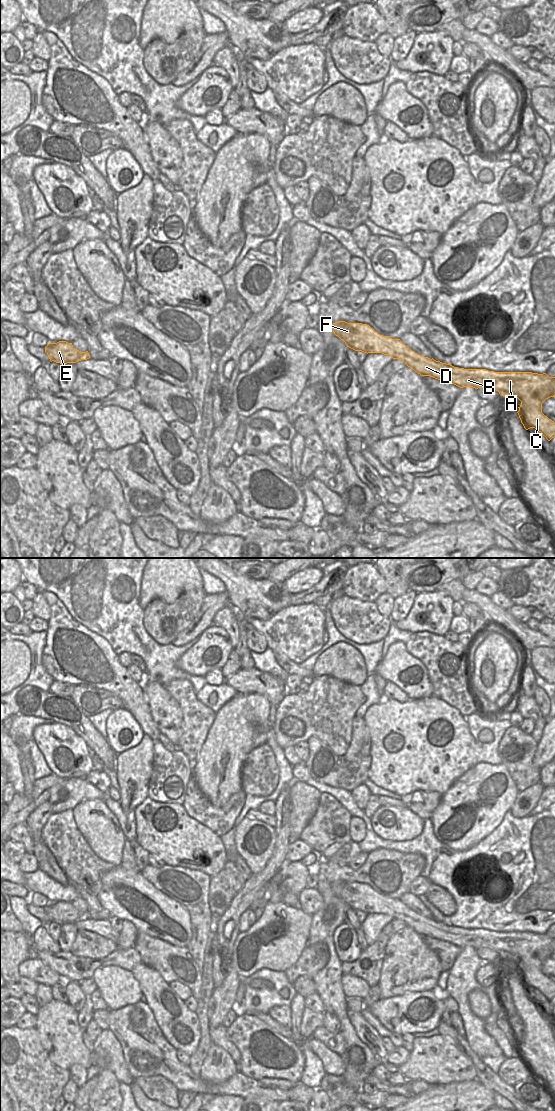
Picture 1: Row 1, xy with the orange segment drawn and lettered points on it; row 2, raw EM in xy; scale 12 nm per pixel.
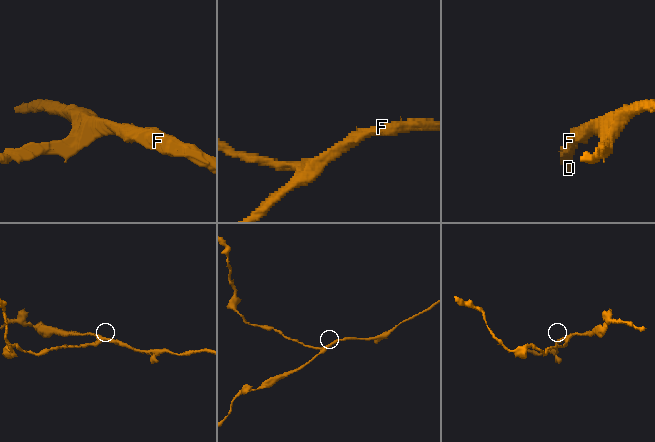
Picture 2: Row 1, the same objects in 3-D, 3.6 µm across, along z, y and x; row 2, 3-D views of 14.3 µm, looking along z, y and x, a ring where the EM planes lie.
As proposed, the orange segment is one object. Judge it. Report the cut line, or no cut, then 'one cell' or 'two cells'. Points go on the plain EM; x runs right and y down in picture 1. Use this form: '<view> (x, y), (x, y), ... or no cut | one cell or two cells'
no cut | one cell

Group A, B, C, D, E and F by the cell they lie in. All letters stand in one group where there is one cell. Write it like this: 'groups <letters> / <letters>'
groups A B C D E F

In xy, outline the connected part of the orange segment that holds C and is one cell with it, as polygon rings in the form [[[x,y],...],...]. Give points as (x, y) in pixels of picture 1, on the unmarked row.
[[[338,881],[331,885],[331,890],[345,902],[347,907],[367,914],[382,913],[391,916],[393,919],[402,920],[408,927],[412,928],[421,936],[430,936],[438,940],[452,943],[460,948],[492,948],[498,951],[501,956],[514,956],[521,961],[517,973],[524,988],[526,990],[530,988],[537,989],[548,1001],[555,997],[555,982],[542,973],[542,963],[550,957],[555,957],[555,937],[549,937],[546,933],[494,932],[486,929],[464,929],[454,927],[450,924],[436,921],[433,918],[430,919],[421,916],[403,904],[400,899],[382,896],[367,884]]]

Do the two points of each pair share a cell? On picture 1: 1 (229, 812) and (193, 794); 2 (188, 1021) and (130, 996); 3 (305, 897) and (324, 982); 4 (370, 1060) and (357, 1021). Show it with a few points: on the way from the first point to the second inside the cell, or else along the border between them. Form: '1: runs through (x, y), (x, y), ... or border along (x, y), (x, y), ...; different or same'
1: runs through (220, 814), (212, 814), (201, 803); same
2: border along (131, 973), (137, 981), (142, 994); different
3: border along (320, 893), (324, 906), (311, 916); different
4: border along (351, 1025), (356, 1035), (382, 1060); different

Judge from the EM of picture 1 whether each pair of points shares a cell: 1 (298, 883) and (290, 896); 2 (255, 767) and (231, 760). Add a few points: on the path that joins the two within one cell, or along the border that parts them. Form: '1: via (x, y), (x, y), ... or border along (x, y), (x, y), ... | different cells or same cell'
1: border along (280, 871), (288, 886), (298, 893) | different cells
2: border along (254, 748), (242, 764), (242, 787) | different cells

